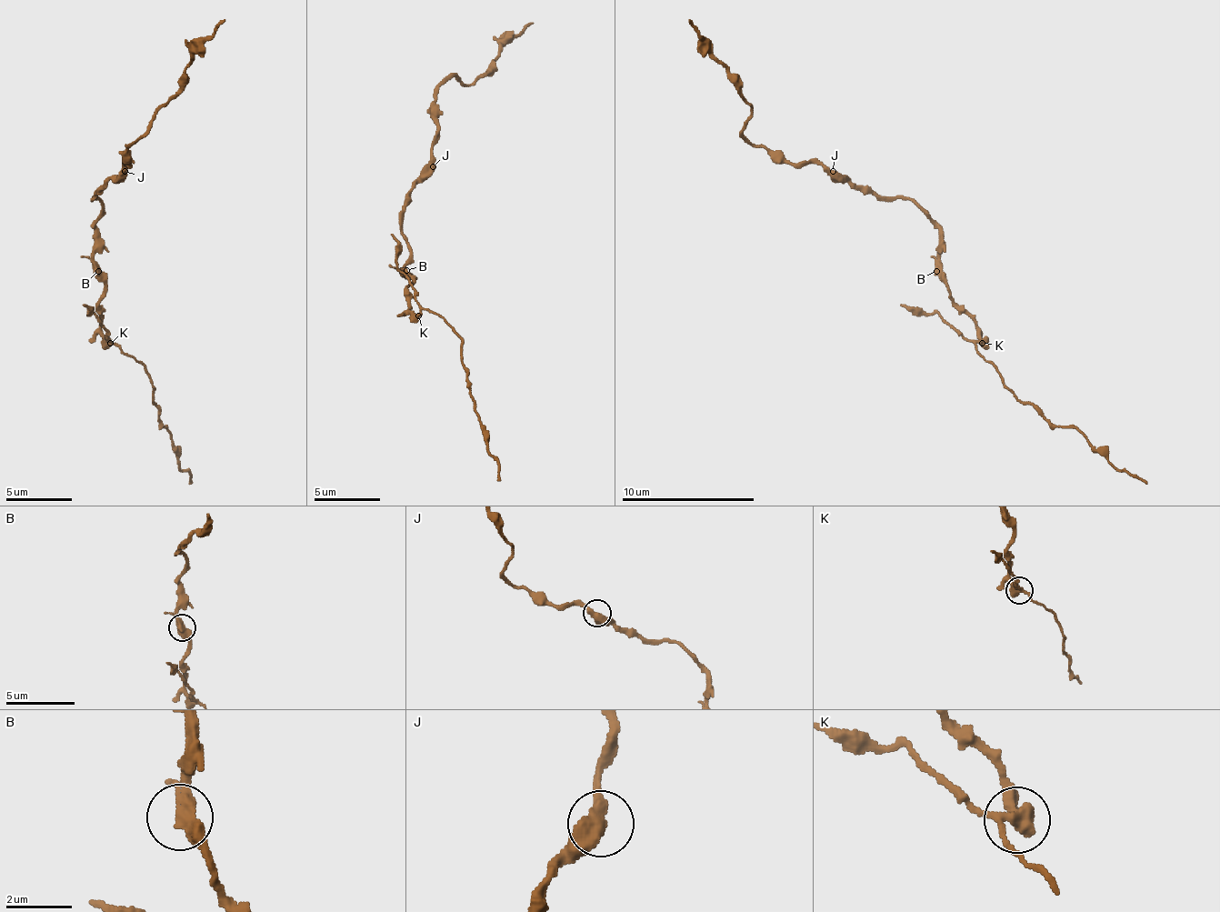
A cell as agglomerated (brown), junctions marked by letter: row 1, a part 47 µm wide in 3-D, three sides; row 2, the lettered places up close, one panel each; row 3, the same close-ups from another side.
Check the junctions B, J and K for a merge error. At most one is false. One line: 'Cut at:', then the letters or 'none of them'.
Cut at: K

